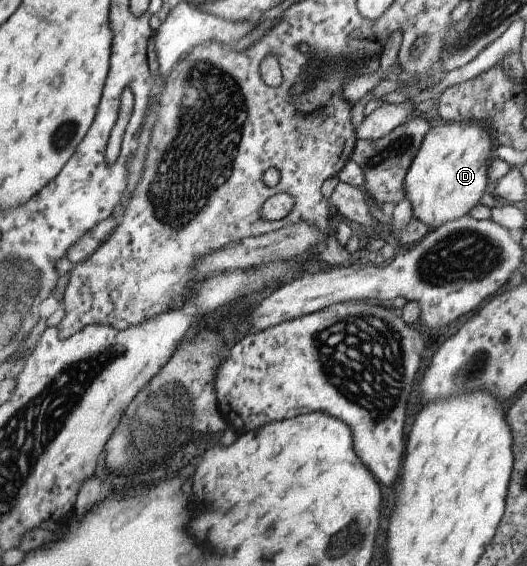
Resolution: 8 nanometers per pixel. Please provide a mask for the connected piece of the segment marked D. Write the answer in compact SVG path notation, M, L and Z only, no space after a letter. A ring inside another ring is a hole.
M453 121L432 128L408 170L406 199L412 204L413 216L432 229L471 212L491 189L487 171L498 142L488 125L474 121Z

